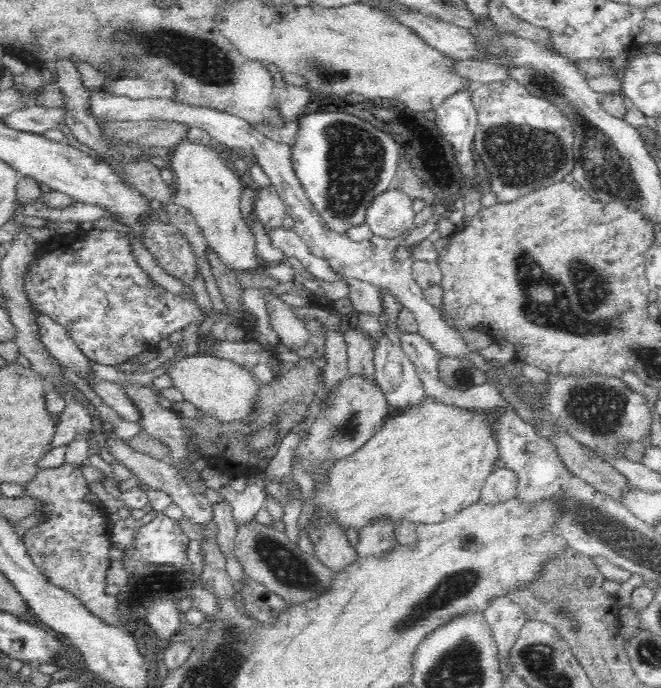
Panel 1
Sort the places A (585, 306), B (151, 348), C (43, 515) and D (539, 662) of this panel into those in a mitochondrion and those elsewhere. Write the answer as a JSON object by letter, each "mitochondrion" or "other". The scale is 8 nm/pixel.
{"A":"mitochondrion","B":"other","C":"other","D":"mitochondrion"}

